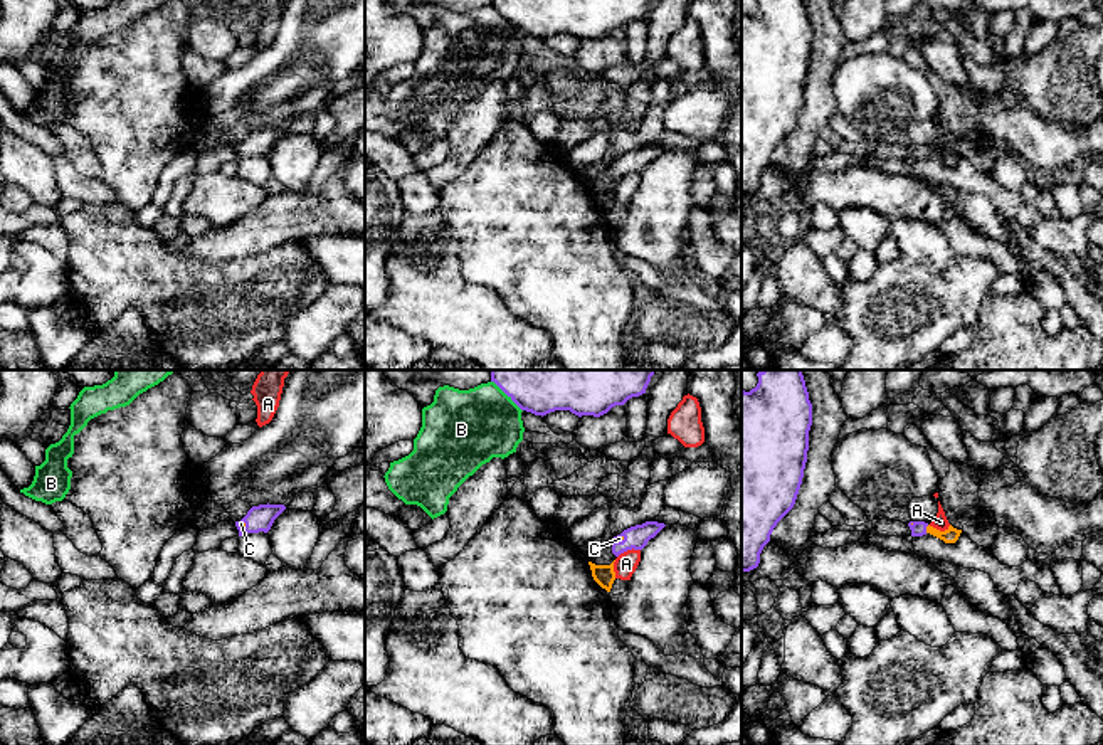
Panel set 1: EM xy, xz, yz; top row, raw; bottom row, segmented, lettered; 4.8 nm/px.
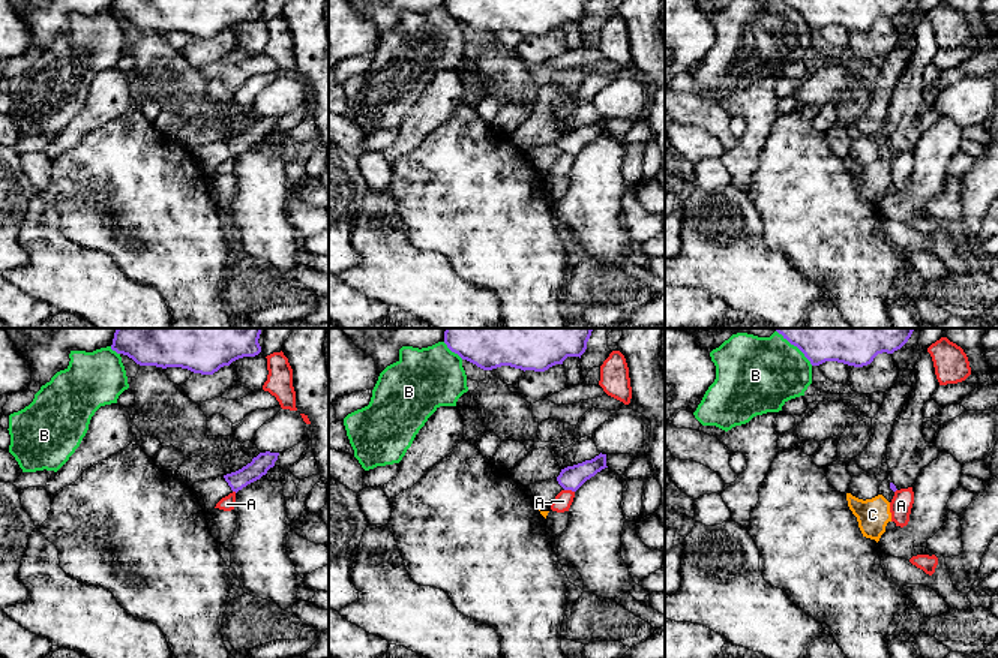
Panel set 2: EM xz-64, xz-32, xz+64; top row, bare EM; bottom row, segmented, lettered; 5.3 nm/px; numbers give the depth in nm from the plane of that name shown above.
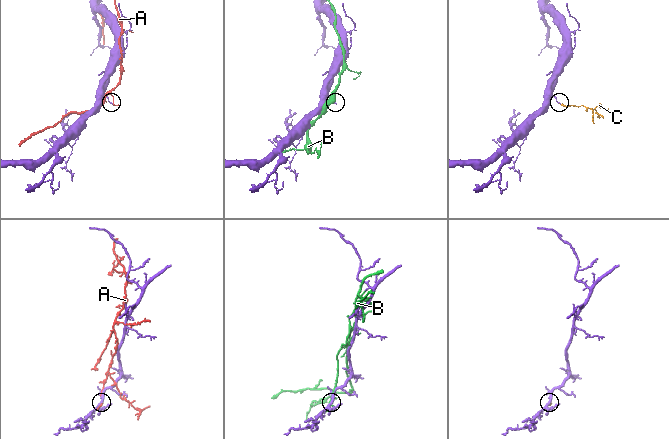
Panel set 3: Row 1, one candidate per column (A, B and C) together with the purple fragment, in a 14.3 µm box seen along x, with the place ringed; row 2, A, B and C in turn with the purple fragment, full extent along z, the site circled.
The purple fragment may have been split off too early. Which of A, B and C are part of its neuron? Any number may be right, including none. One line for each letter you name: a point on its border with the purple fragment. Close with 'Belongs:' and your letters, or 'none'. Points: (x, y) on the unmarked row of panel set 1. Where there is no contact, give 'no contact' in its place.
C: yz (925, 152)
Belongs: C

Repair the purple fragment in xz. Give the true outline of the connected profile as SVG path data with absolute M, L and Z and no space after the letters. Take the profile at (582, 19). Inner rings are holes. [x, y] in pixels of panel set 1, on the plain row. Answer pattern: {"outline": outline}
{"outline": "M491 0L521 34L546 39L555 34L600 40L615 29L646 17L651 0Z"}

